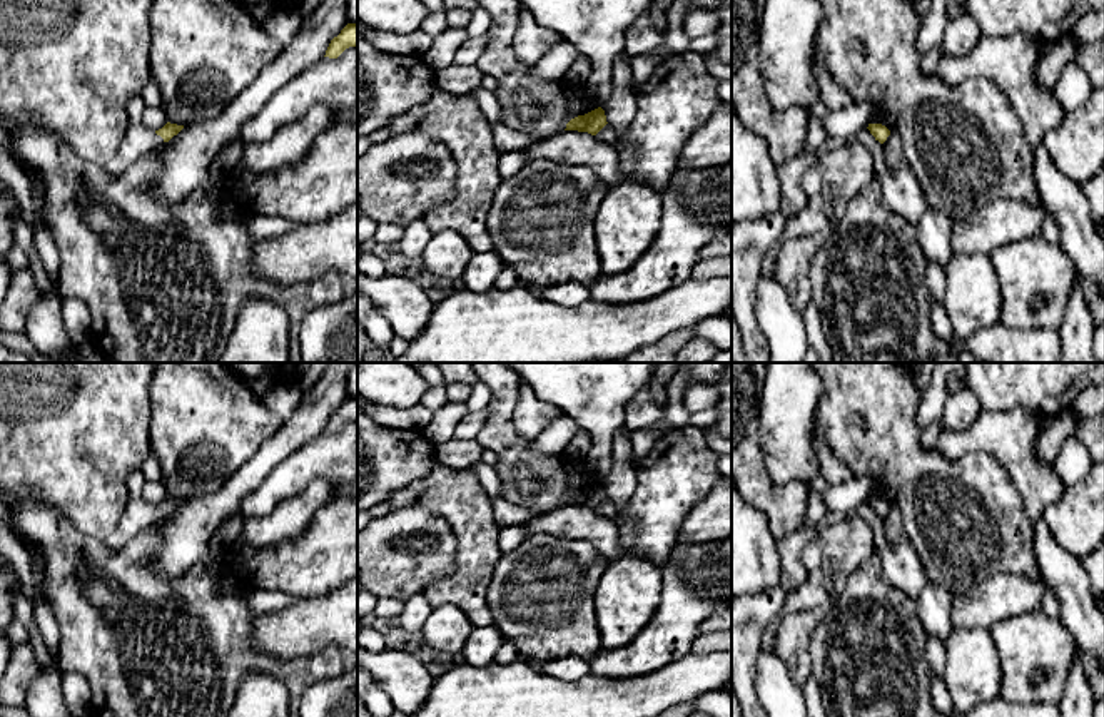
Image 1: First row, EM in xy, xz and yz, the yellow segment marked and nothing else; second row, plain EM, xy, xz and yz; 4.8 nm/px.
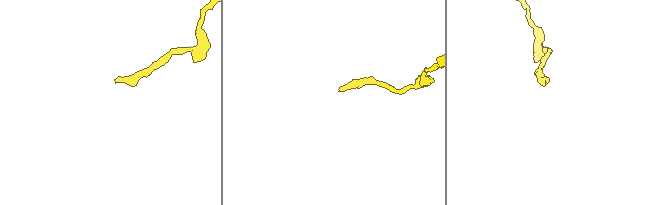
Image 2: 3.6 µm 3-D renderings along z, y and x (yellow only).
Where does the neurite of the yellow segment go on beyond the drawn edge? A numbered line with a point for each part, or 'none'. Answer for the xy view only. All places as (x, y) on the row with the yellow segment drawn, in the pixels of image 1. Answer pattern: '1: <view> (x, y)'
1: xy (139, 141)

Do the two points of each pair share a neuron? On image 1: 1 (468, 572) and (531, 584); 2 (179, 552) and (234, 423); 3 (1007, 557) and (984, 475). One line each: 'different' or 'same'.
1: different
2: different
3: same

